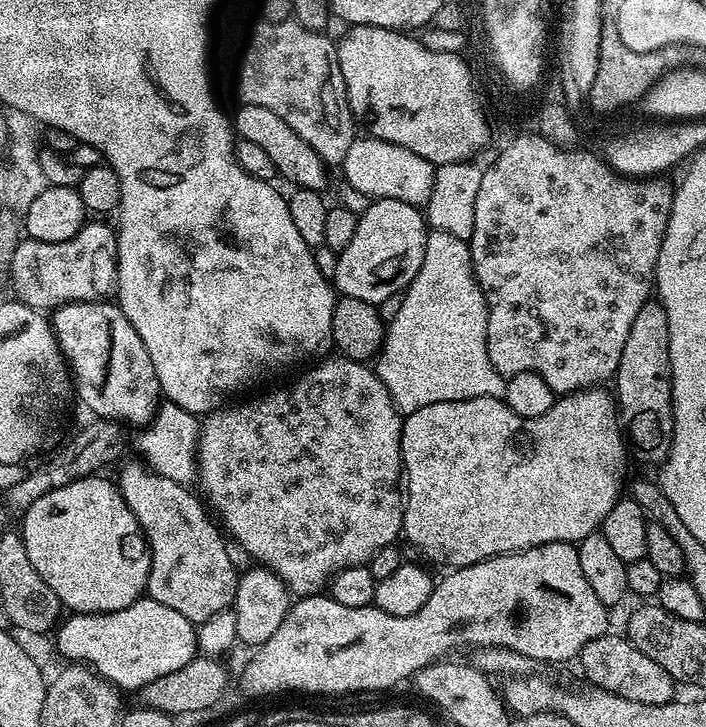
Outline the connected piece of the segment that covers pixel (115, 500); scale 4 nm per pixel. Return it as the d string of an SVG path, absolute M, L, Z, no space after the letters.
M100 474L87 476L50 490L22 512L24 545L26 554L30 554L30 562L34 562L34 570L38 570L42 582L58 594L61 605L73 613L122 610L141 599L148 587L152 550L142 526L130 506L126 506L119 487L102 477Z

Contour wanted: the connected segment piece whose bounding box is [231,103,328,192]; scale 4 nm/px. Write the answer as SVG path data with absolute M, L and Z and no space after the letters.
M241 103L239 107L236 112L233 111L231 121L233 133L240 140L257 143L265 150L274 162L279 177L288 180L293 187L325 191L324 188L328 184L328 166L313 147L298 137L278 114L271 113L266 106Z

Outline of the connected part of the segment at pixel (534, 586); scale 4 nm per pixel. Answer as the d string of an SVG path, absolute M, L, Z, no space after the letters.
M575 543L563 544L539 544L533 548L527 548L521 552L507 552L504 556L492 556L477 564L471 564L465 568L453 568L447 574L435 581L432 585L430 598L422 606L422 610L414 610L414 614L395 616L386 614L375 606L342 606L342 602L334 602L331 595L313 594L301 596L289 607L286 618L282 618L282 626L274 630L274 634L265 644L259 645L252 656L252 661L244 668L244 688L252 696L272 696L275 692L325 692L332 696L335 692L380 692L383 688L392 688L399 680L415 677L427 665L437 658L444 658L447 652L456 652L459 648L472 648L471 650L483 650L486 648L505 648L522 654L529 662L536 660L549 660L556 664L559 660L575 661L579 657L582 646L594 638L605 635L608 628L609 609L602 602L598 602L598 594L590 590L590 582L586 582L586 574L582 574L582 562L578 562L578 548Z

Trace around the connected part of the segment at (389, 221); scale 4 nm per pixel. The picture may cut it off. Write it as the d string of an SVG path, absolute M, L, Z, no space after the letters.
M394 198L373 199L359 218L358 230L354 230L354 238L350 238L350 246L339 252L334 287L340 296L358 298L362 302L377 306L391 295L403 293L408 283L418 274L430 229L426 223L425 213L417 205L398 202Z

